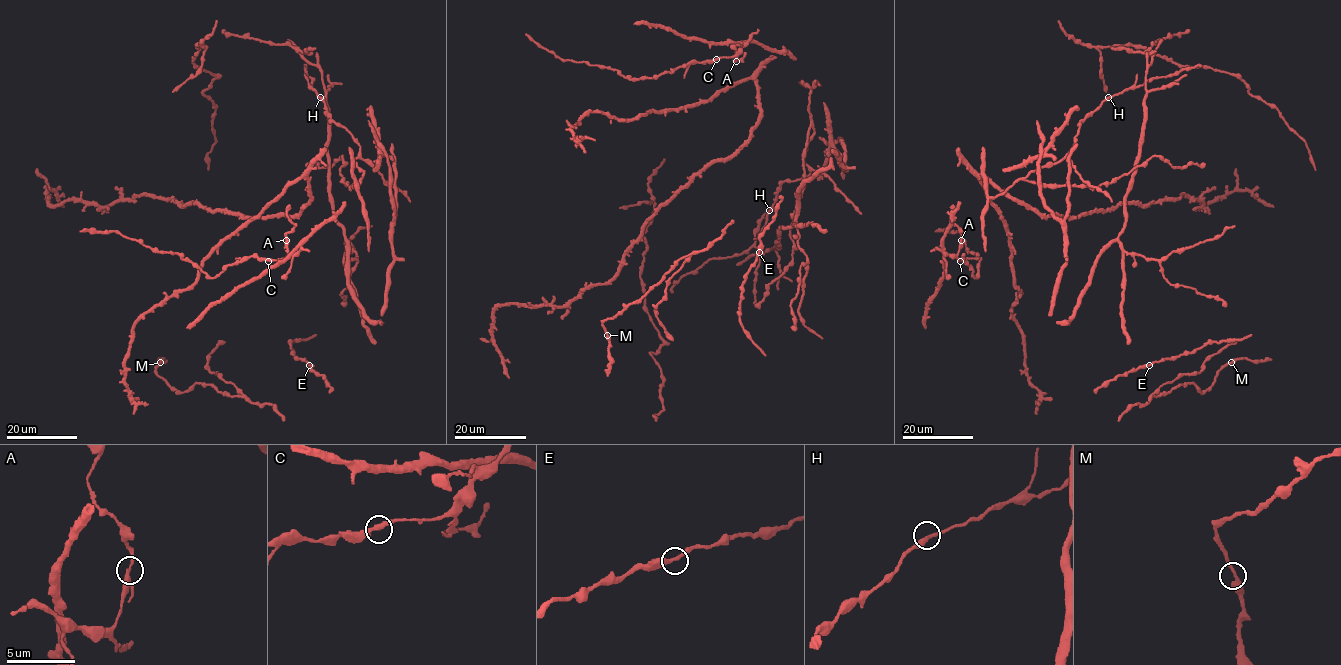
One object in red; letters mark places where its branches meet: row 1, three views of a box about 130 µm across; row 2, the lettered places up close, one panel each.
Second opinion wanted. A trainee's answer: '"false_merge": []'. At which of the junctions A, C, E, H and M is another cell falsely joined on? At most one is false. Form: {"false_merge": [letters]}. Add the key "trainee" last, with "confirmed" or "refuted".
{"false_merge": ["A"], "trainee": "refuted"}

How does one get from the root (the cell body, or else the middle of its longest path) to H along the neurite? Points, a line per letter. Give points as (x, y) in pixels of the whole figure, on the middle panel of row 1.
H: (765, 225), (769, 210)

